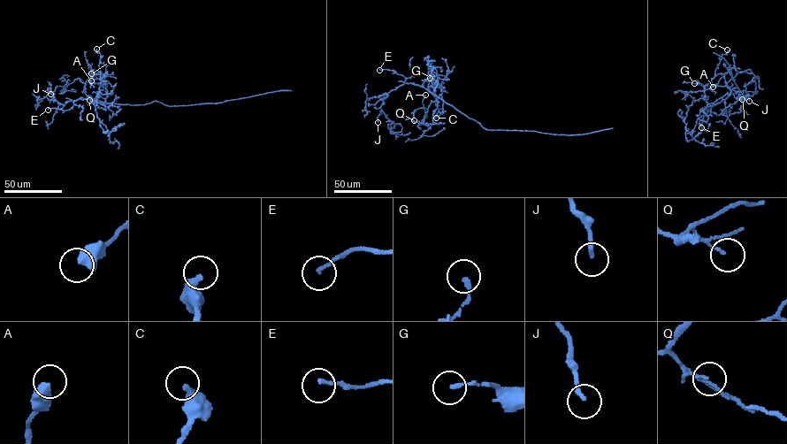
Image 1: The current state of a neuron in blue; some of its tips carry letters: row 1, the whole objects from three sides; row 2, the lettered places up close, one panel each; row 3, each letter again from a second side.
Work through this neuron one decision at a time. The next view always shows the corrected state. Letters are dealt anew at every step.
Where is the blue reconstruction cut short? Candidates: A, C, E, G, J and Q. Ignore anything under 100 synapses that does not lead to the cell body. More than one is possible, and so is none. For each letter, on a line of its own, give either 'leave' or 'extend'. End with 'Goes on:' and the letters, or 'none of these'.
A: leave
C: leave
E: leave
G: leave
J: leave
Q: leave
Goes on: none of these

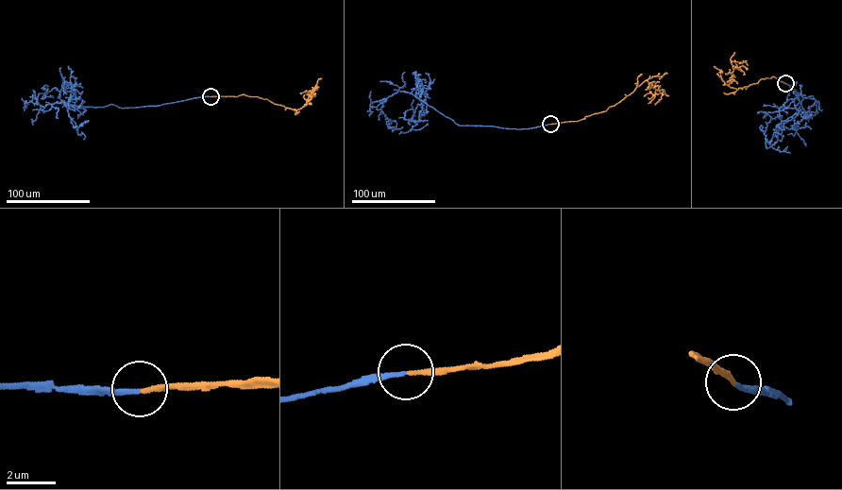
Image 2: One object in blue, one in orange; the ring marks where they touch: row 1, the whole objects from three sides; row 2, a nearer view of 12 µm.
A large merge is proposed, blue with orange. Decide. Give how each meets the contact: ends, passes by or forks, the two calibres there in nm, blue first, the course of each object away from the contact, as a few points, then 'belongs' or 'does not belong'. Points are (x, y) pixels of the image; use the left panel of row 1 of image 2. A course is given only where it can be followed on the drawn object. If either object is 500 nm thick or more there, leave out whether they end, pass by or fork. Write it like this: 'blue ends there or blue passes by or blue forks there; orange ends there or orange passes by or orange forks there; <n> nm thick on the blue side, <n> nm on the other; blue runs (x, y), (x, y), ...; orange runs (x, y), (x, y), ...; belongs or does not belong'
blue ends there; orange ends there; 190 nm thick on the blue side, 180 nm on the other; blue runs (210, 96), (121, 108), (56, 103), (42, 107), (35, 98), (42, 93), (42, 97), (53, 88), (58, 92); orange runs (210, 96), (244, 94), (296, 110), (305, 106), (312, 92); belongs

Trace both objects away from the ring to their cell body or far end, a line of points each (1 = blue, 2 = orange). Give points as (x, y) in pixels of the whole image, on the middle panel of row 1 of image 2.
1: (550, 124), (518, 129), (460, 126), (411, 93), (398, 91), (385, 99), (380, 109), (388, 126), (402, 127)
2: (550, 124), (577, 121), (605, 111), (646, 80), (648, 87), (663, 91), (655, 105)

